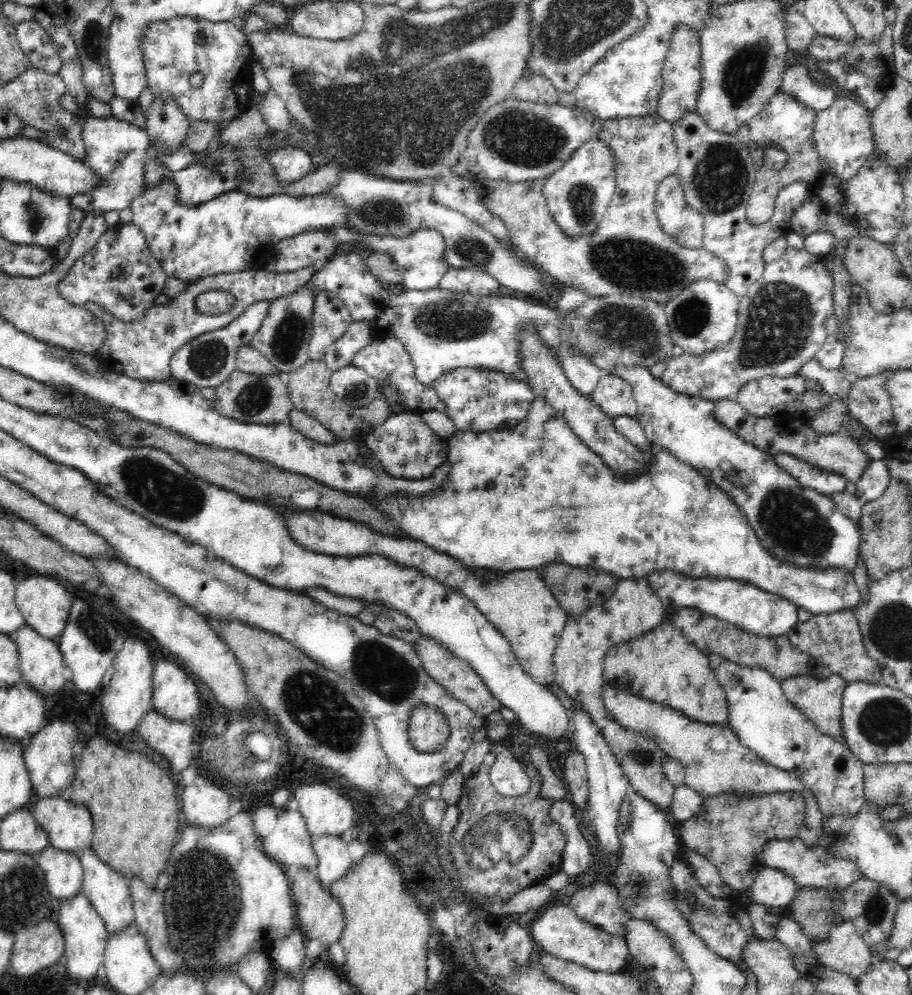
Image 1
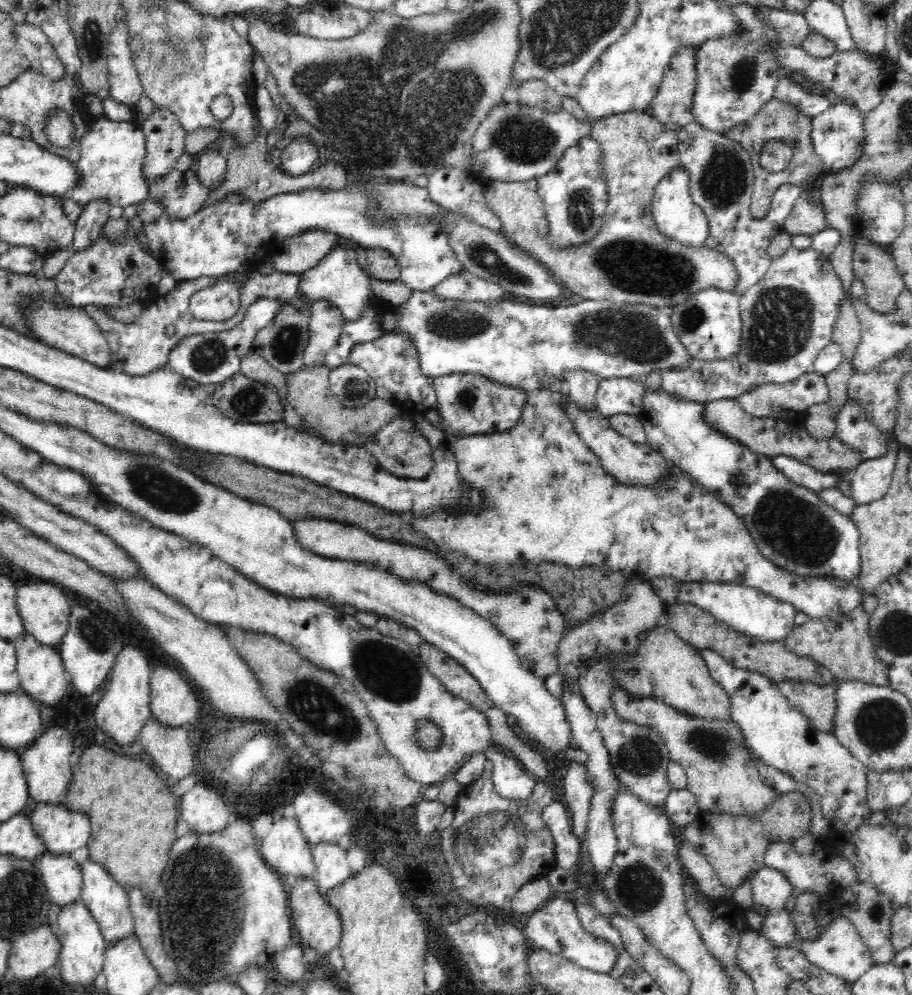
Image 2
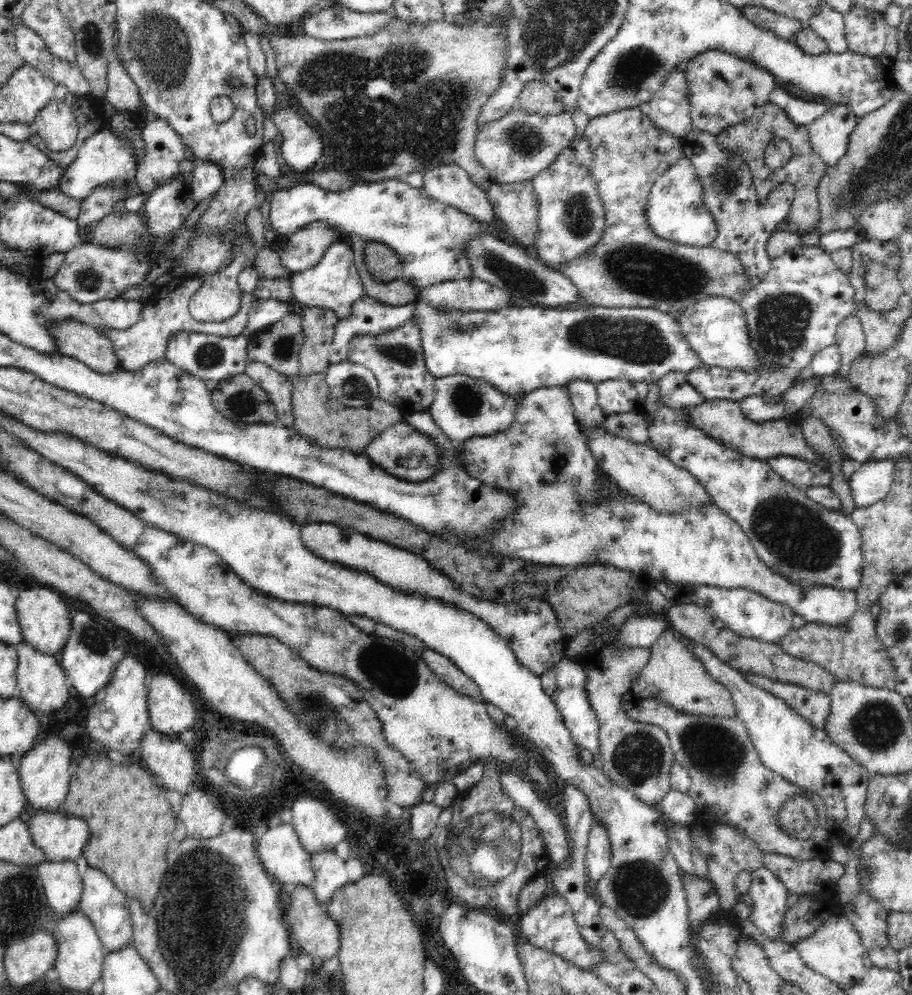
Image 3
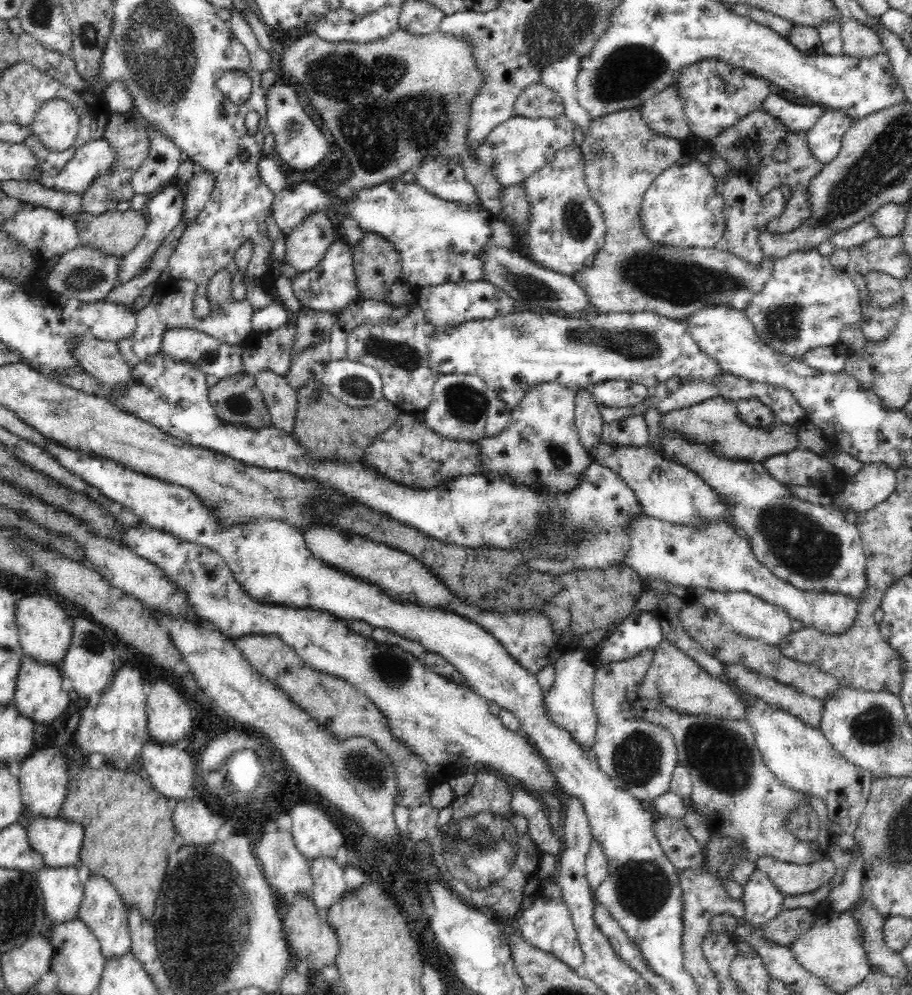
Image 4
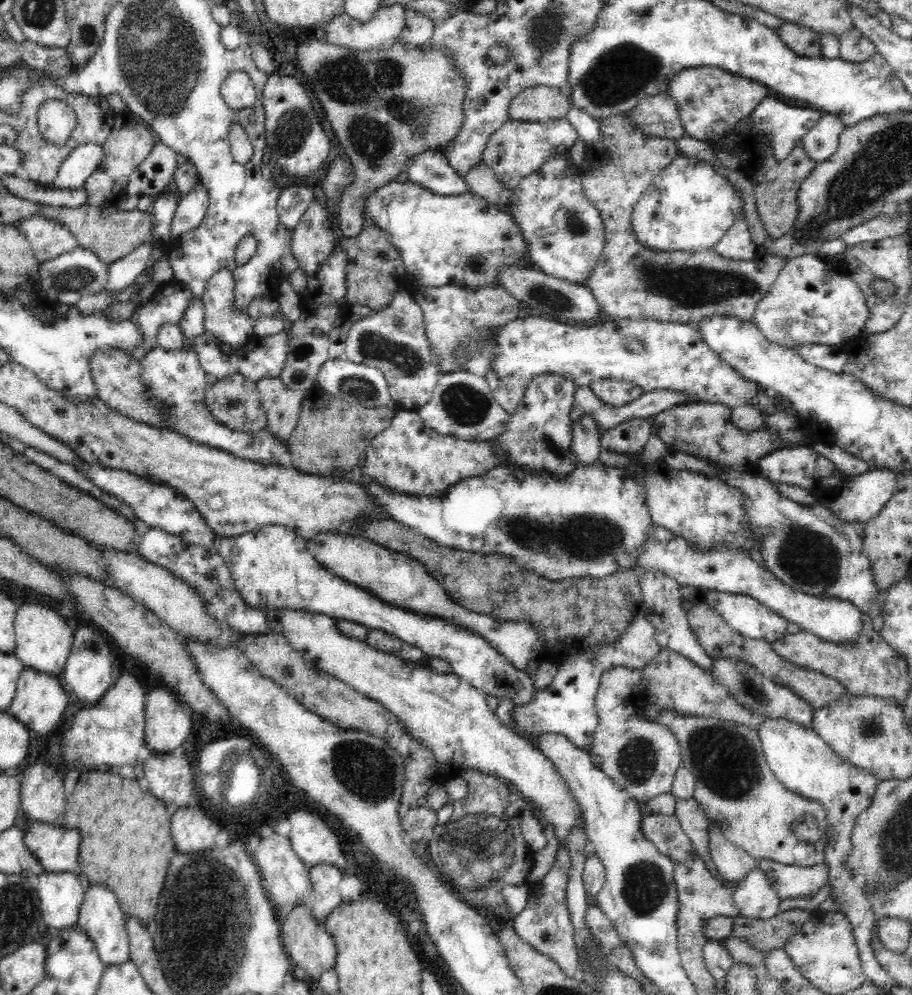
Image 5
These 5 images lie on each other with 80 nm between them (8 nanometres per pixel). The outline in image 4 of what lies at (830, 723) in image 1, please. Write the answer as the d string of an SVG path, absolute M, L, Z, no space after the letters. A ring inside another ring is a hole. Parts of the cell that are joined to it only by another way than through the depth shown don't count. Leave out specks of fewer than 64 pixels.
M723 663L722 669L724 669L724 674L719 678L737 692L738 698L740 698L742 702L753 703L754 701L764 701L766 705L770 705L770 707L782 711L788 711L790 715L800 719L802 723L818 729L823 704L822 701L816 699L816 697L808 696L806 693L802 693L798 691L798 689L790 687L790 685L785 685L774 679L763 677L758 674L758 672L750 670L741 664Z

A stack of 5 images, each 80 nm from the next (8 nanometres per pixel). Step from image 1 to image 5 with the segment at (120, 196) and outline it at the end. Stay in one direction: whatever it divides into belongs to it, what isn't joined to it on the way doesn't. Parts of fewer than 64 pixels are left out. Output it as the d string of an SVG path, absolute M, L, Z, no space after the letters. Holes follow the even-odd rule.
M96 143L78 145L72 152L68 153L64 162L60 164L54 188L76 190L82 188L87 177L92 174L96 164L100 164L102 158L102 147Z

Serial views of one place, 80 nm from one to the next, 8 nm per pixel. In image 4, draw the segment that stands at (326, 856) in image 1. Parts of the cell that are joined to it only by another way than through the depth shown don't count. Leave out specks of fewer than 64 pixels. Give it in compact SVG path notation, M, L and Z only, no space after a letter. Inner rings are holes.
M332 858L311 860L311 878L314 884L312 902L318 910L328 910L340 902L345 893L345 870Z

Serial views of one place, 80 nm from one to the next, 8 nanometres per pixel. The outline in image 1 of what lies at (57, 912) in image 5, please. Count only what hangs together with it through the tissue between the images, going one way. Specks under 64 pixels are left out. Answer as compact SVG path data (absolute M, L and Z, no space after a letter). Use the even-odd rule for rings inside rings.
M49 844L35 857L35 862L43 871L50 897L70 900L80 894L83 866L74 853L59 851Z

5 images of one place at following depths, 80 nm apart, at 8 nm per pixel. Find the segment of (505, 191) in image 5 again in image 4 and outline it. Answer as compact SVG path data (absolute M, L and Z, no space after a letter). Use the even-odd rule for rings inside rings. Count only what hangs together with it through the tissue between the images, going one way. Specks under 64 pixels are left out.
M401 29L372 44L328 43L317 35L311 35L299 38L284 49L284 72L294 78L300 95L310 100L336 144L350 160L352 178L342 182L337 189L342 203L351 201L355 192L364 187L372 188L399 179L404 172L420 166L426 155L441 154L462 165L465 180L474 187L480 206L497 216L503 214L503 186L497 182L490 168L466 151L466 132L470 120L468 106L482 84L482 73L476 67L472 49L473 46L466 40L447 38L438 30L430 36L411 36Z

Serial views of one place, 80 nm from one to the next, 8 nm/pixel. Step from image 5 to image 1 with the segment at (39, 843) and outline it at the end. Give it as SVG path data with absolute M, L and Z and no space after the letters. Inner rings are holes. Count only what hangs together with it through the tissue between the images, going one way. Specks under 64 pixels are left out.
M67 797L39 799L29 809L38 827L46 833L50 846L72 853L91 844L90 812L70 804Z

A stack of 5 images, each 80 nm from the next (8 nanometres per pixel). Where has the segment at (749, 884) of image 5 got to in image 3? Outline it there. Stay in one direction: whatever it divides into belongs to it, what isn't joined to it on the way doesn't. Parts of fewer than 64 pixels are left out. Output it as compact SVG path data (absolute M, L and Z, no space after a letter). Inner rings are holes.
M764 867L752 871L749 889L752 905L748 919L768 939L777 940L782 933L782 918L787 909L788 892L776 876Z

